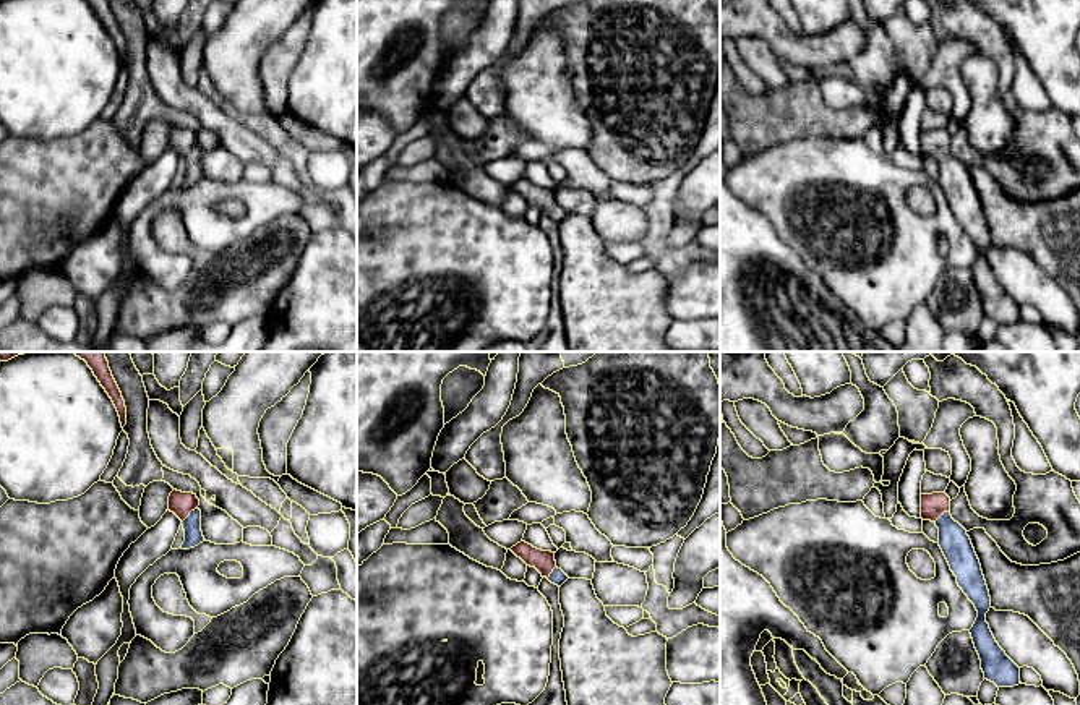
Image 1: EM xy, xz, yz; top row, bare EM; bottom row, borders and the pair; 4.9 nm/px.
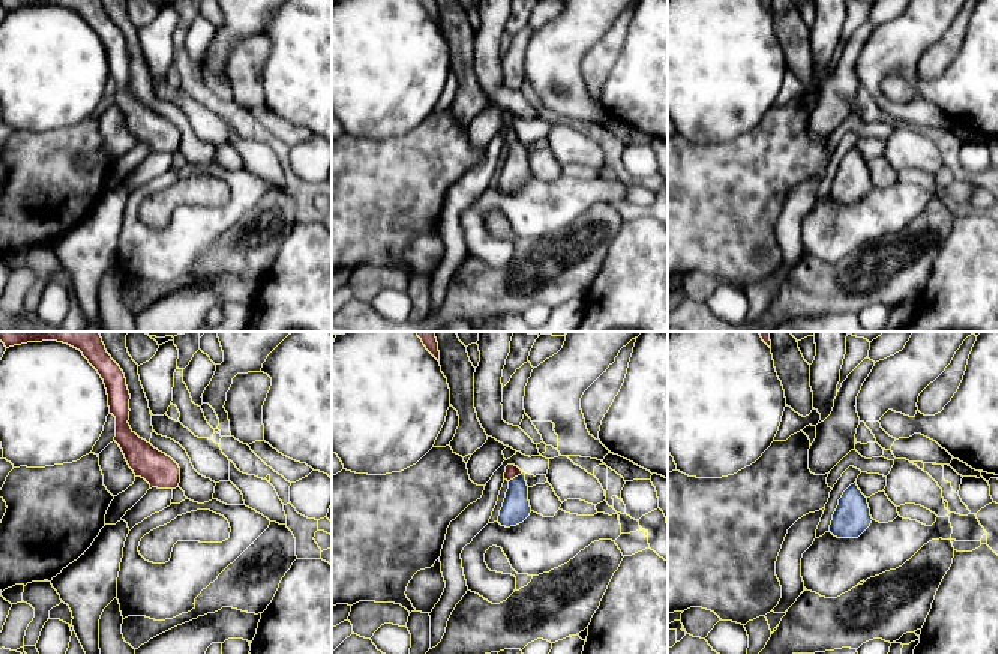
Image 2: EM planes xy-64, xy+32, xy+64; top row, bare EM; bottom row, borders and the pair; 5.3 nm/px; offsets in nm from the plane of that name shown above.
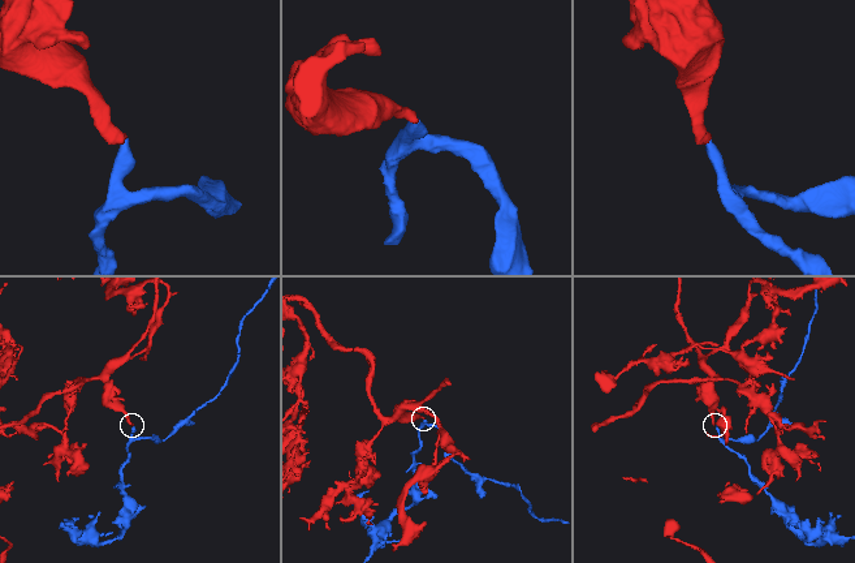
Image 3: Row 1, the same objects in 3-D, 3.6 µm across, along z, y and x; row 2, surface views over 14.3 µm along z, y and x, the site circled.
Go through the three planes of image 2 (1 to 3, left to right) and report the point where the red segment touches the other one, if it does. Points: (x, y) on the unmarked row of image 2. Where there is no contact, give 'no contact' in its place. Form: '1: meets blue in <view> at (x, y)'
1: no contact
2: meets blue in xy+32 at (515, 141)
3: no contact

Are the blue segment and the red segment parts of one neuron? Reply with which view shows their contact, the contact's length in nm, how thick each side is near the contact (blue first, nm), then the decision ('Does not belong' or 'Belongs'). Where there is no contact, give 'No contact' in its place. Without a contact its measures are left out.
Touches blue in xy. Shared border 110 nm. Thickness 90 nm (blue) against 110 nm. Belongs

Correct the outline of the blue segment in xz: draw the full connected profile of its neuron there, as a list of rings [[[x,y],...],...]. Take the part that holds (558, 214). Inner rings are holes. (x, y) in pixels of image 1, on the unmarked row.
[[[525,178],[512,183],[511,188],[527,203],[535,204],[542,214],[546,214],[558,224],[561,224],[569,216],[561,206],[556,204],[555,190],[551,188],[537,186]]]

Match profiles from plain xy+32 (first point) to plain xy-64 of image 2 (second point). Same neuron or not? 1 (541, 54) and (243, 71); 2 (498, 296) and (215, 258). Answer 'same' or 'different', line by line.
1: different
2: same

